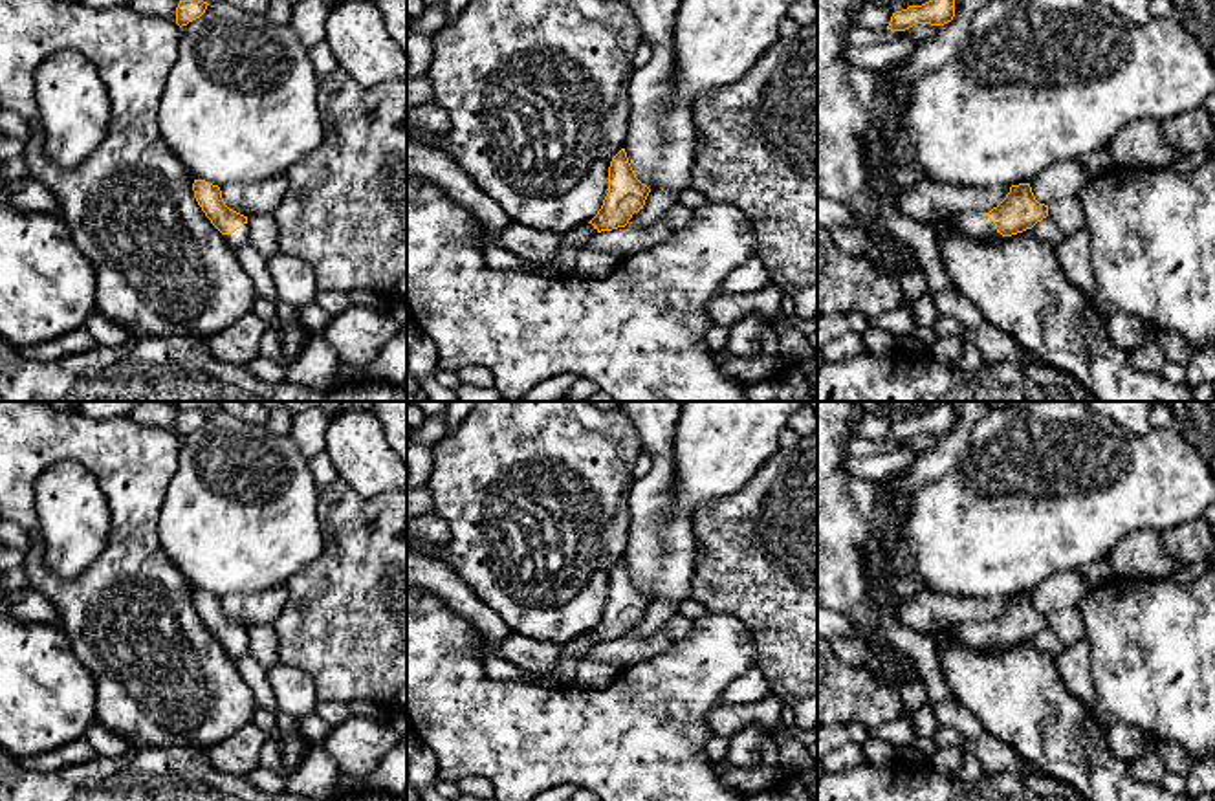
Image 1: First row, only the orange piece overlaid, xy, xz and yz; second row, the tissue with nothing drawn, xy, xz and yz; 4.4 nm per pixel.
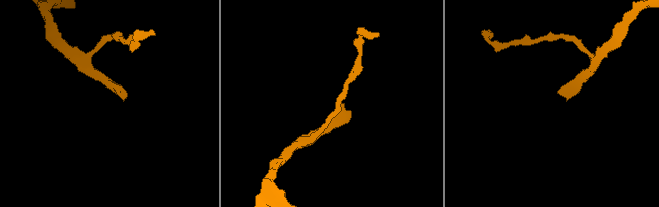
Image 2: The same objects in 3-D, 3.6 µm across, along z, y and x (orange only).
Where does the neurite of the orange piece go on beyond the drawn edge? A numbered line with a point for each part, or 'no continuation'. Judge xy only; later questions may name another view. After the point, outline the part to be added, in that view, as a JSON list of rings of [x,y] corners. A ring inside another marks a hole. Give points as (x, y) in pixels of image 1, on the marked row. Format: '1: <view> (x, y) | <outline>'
1: xy (240, 237) | [[[244,224],[240,229],[236,229],[231,235],[224,235],[224,238],[229,242],[229,246],[238,251],[246,244],[249,244],[249,227]]]

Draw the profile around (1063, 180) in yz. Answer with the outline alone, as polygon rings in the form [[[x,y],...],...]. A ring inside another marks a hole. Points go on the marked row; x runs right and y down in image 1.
[[[1061,161],[1037,174],[1030,187],[1039,203],[1050,205],[1059,198],[1074,198],[1089,180],[1079,161]]]

